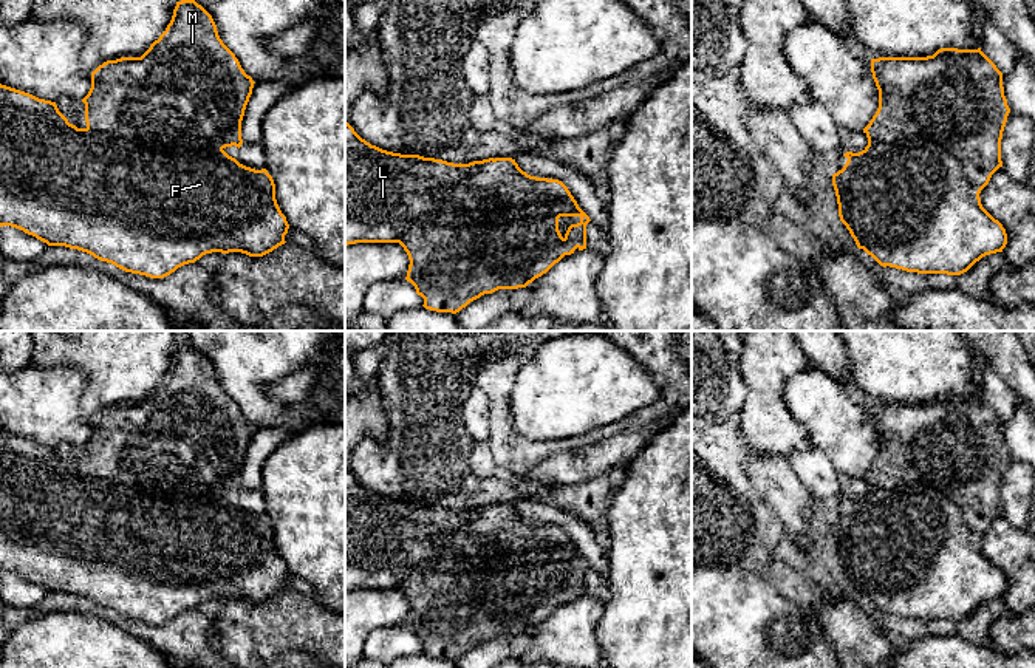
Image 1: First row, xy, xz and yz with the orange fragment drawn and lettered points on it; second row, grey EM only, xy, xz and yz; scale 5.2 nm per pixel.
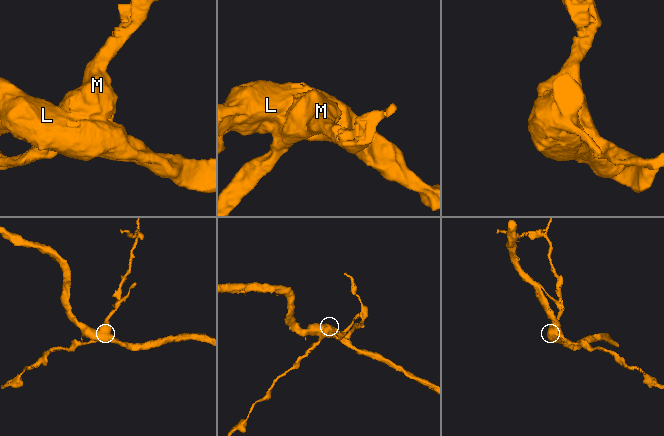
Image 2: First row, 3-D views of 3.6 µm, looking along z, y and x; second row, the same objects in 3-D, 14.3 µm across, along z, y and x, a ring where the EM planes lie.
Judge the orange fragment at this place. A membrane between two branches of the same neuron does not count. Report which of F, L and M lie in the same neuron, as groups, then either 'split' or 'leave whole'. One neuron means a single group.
F L / M | split

